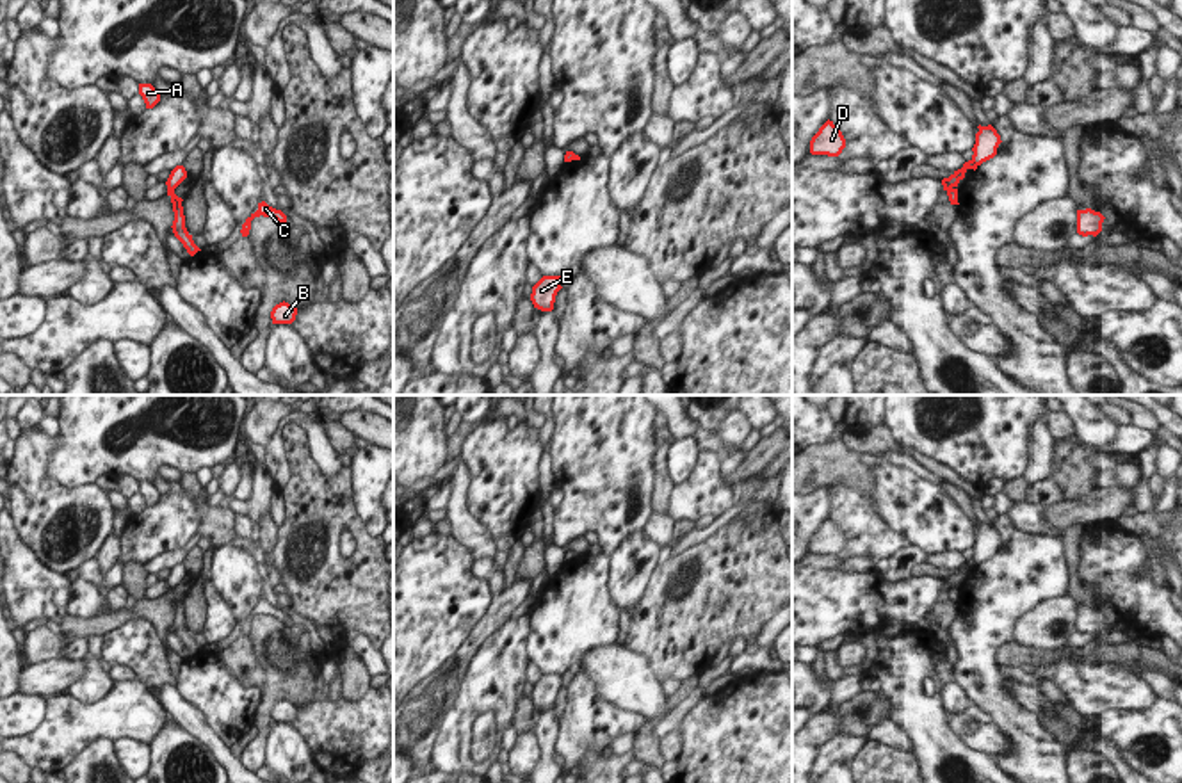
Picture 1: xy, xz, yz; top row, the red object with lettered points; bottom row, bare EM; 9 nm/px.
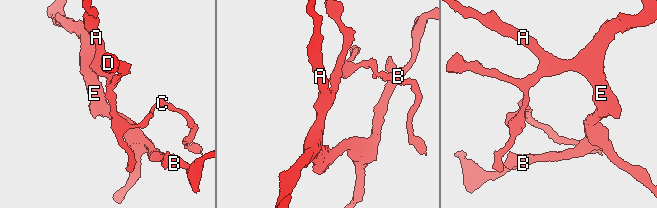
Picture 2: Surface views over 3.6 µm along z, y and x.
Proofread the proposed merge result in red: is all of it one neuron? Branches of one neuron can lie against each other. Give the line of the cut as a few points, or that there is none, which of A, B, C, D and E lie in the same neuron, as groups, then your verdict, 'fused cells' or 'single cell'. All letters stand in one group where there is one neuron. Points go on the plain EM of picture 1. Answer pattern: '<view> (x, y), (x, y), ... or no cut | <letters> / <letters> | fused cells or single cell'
xy (168, 588), (173, 589) | A B D E / C | fused cells

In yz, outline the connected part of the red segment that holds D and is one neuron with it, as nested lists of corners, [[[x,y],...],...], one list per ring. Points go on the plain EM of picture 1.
[[[826,520],[810,539],[812,553],[838,555],[846,546],[846,537],[833,520]]]

